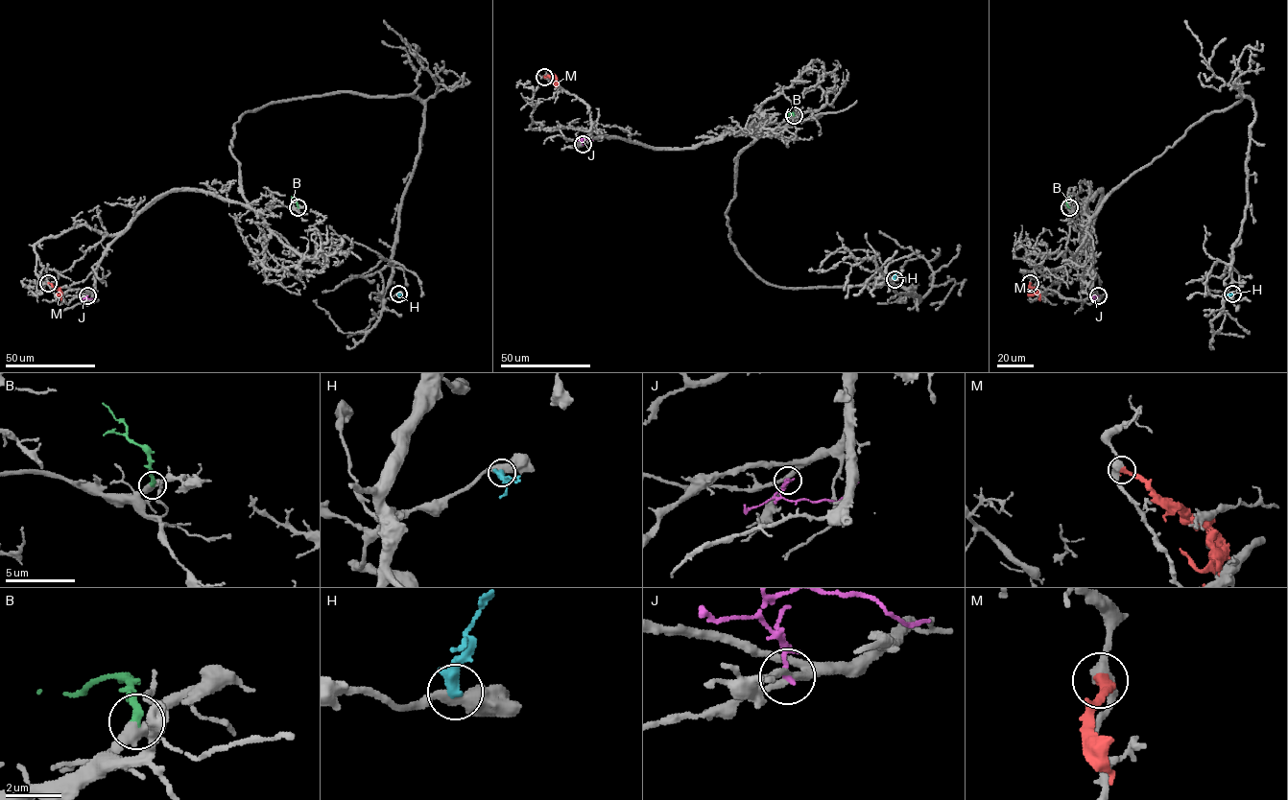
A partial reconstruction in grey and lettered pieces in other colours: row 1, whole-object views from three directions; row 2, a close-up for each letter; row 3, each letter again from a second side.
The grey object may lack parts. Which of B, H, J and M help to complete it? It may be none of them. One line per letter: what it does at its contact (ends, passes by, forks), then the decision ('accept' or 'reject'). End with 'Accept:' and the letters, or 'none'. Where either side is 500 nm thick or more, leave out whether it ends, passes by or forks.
B: it ends there; accept
H: reject
J: it ends there; reject
M: it ends there; reject
Accept: B

